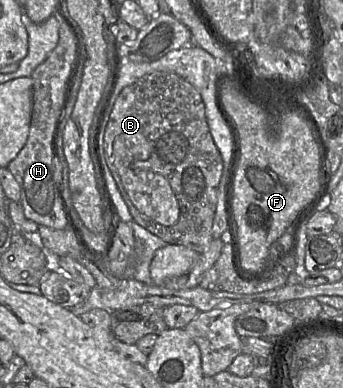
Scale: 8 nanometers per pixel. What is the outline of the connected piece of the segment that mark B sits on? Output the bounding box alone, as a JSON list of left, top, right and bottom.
[104,71,223,254]

